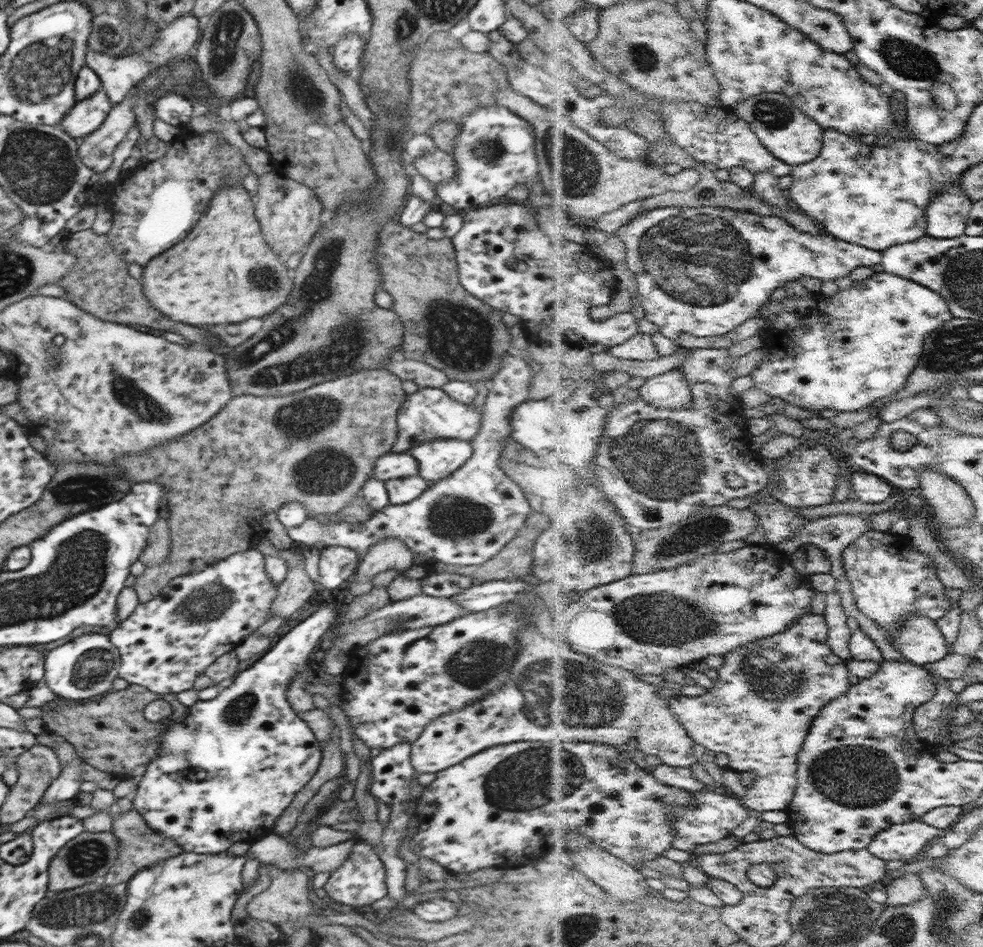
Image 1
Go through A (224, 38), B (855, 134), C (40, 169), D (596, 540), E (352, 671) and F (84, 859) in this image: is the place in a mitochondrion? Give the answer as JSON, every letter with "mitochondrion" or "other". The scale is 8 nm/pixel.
{"A":"mitochondrion","B":"other","C":"mitochondrion","D":"mitochondrion","E":"other","F":"mitochondrion"}

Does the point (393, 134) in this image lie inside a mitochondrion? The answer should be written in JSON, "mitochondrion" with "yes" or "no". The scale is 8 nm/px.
{"mitochondrion":"yes"}

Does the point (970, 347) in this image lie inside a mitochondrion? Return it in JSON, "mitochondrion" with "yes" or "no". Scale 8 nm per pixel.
{"mitochondrion":"yes"}

